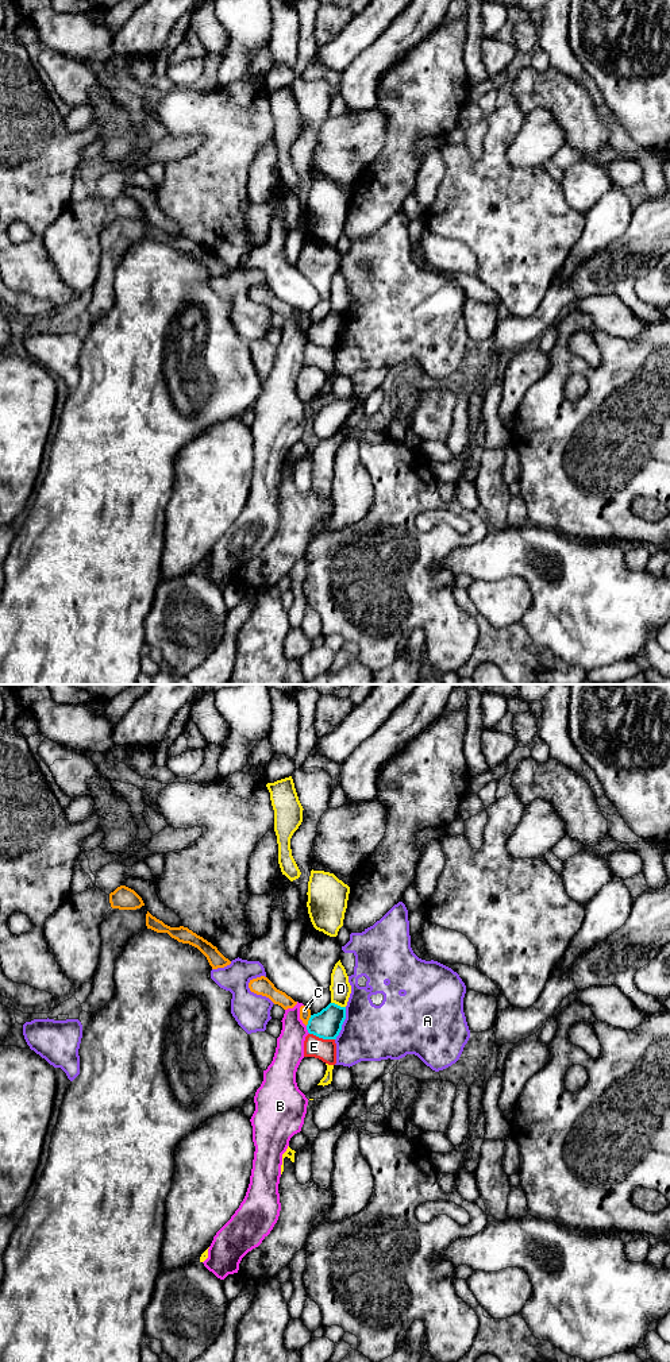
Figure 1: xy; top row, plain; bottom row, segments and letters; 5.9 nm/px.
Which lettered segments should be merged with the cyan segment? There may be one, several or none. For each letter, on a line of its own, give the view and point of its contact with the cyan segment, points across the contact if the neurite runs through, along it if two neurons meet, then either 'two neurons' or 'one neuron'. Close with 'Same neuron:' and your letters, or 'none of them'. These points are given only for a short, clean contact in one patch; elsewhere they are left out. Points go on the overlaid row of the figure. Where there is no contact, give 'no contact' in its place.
A: meets cyan in xy at (342, 1023); two neurons
B: meets cyan in xy at (307, 1029); two neurons
C: meets cyan in xy at (308, 1021); border along xy (311, 1015), (305, 1025); two neurons
D: meets cyan in xy at (337, 1004); border along xy (331, 1002), (345, 1007); two neurons
E: meets cyan in xy at (322, 1037); two neurons
Same neuron: none of them

